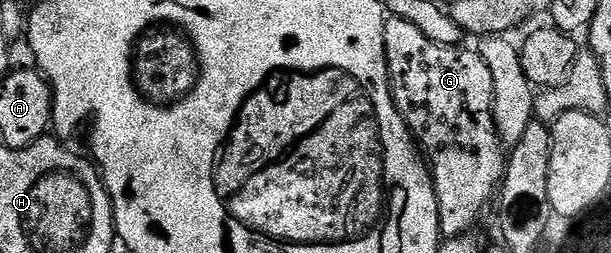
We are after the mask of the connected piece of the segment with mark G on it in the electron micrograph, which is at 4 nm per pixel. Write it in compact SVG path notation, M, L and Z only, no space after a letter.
M394 17L387 19L385 25L385 57L387 58L387 72L391 82L391 100L397 105L401 117L407 122L407 128L411 130L415 137L415 142L421 148L431 168L431 180L437 193L437 209L439 210L439 229L444 236L458 237L464 233L470 232L471 226L479 219L479 214L483 211L487 199L494 200L497 192L500 190L500 184L503 182L503 175L506 173L507 158L505 154L505 144L499 137L499 130L495 128L495 118L493 117L493 79L489 73L489 65L485 65L483 58L479 56L478 50L467 48L467 45L441 45L437 41L429 41L417 25L413 25L404 19Z

